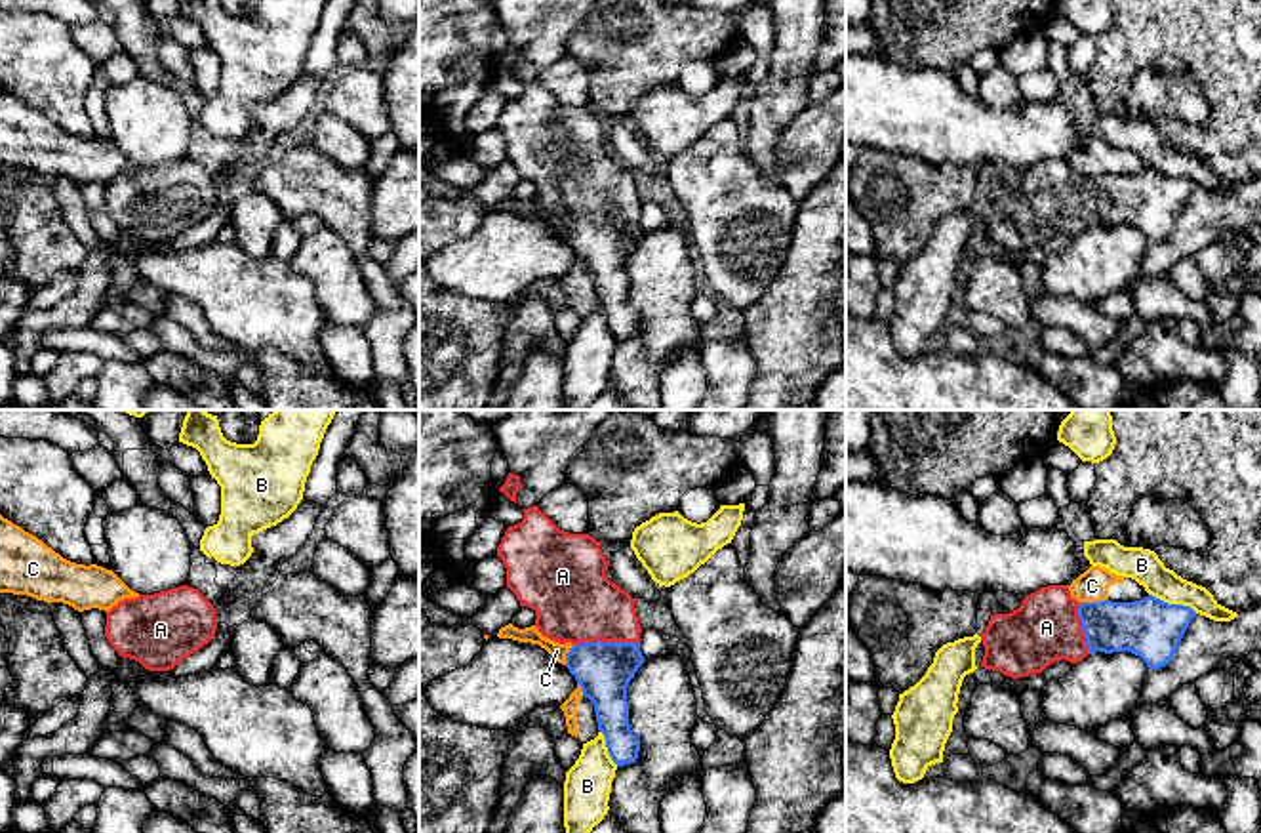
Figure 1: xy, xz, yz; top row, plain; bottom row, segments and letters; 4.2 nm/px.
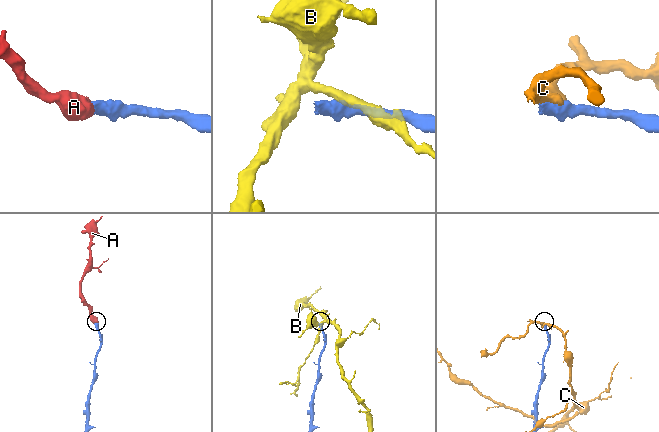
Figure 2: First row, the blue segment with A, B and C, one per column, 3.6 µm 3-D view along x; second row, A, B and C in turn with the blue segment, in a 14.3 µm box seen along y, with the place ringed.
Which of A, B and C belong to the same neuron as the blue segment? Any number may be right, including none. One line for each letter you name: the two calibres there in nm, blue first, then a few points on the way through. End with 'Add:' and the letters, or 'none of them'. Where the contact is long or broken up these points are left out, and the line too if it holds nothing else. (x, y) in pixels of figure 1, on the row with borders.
A: 240/340 nm | across xz (602, 670), (606, 643), (606, 633), (574, 601)
Add: A

